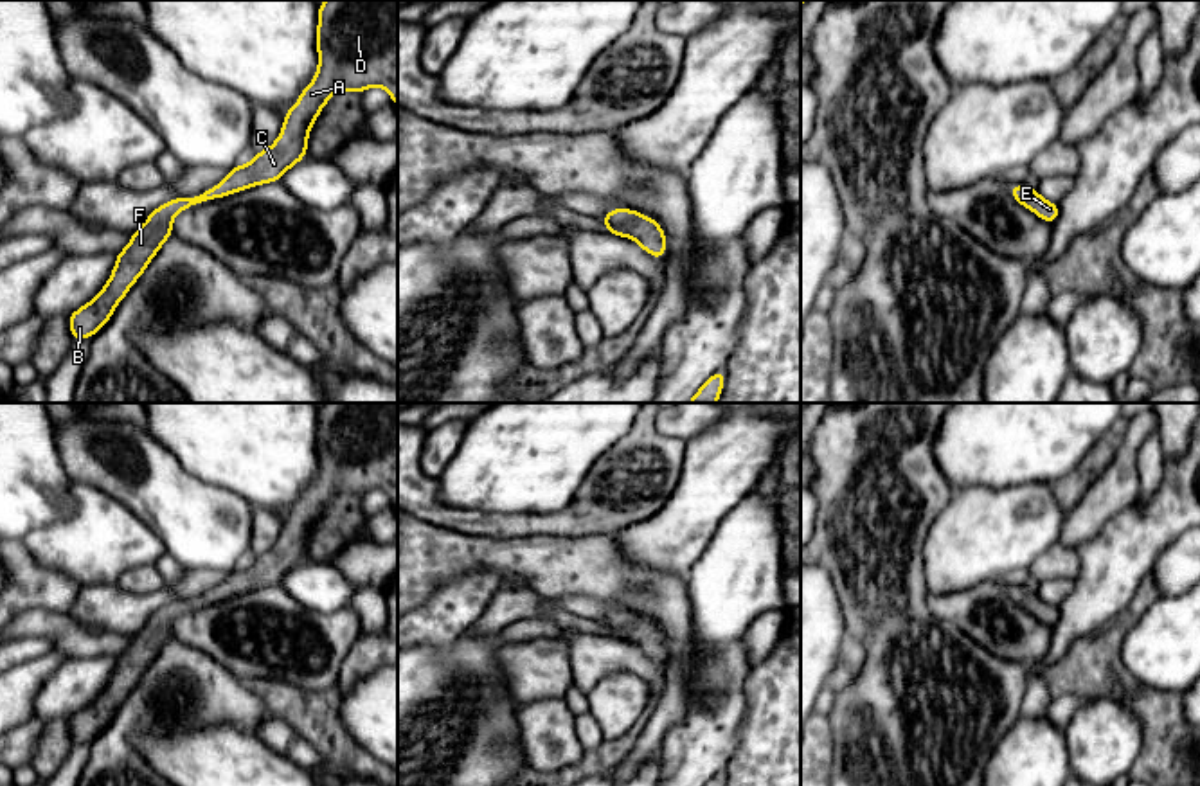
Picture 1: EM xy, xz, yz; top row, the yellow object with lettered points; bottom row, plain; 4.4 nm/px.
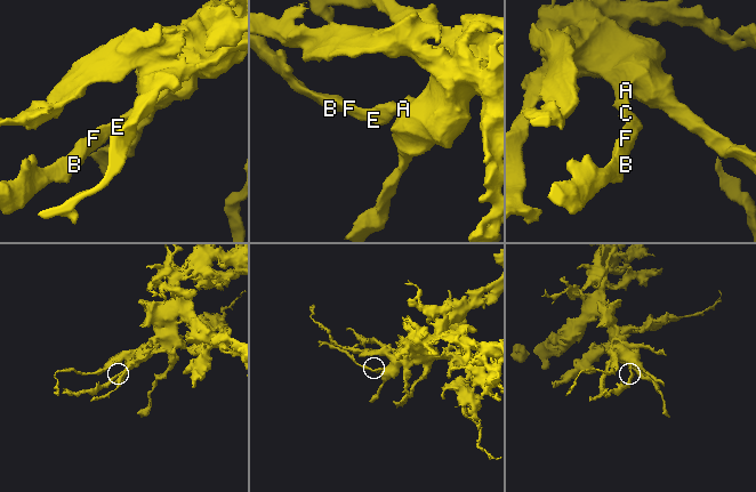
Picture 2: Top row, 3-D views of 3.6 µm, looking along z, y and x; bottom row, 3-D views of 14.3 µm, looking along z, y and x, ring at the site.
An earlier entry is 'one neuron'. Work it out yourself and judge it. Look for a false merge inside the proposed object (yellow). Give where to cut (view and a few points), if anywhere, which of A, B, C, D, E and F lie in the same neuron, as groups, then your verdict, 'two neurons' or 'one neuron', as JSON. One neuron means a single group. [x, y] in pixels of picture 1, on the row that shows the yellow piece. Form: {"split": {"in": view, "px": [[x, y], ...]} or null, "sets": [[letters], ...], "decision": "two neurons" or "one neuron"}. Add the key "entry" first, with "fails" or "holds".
{"entry": "holds", "split": null, "sets": [["A", "B", "C", "D", "E", "F"]], "decision": "one neuron"}

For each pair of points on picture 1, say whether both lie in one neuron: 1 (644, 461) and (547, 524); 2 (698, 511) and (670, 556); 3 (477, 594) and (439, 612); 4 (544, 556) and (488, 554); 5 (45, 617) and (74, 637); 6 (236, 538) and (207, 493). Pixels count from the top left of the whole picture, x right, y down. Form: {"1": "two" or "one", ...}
{"1": "one", "2": "one", "3": "one", "4": "one", "5": "one", "6": "one"}

